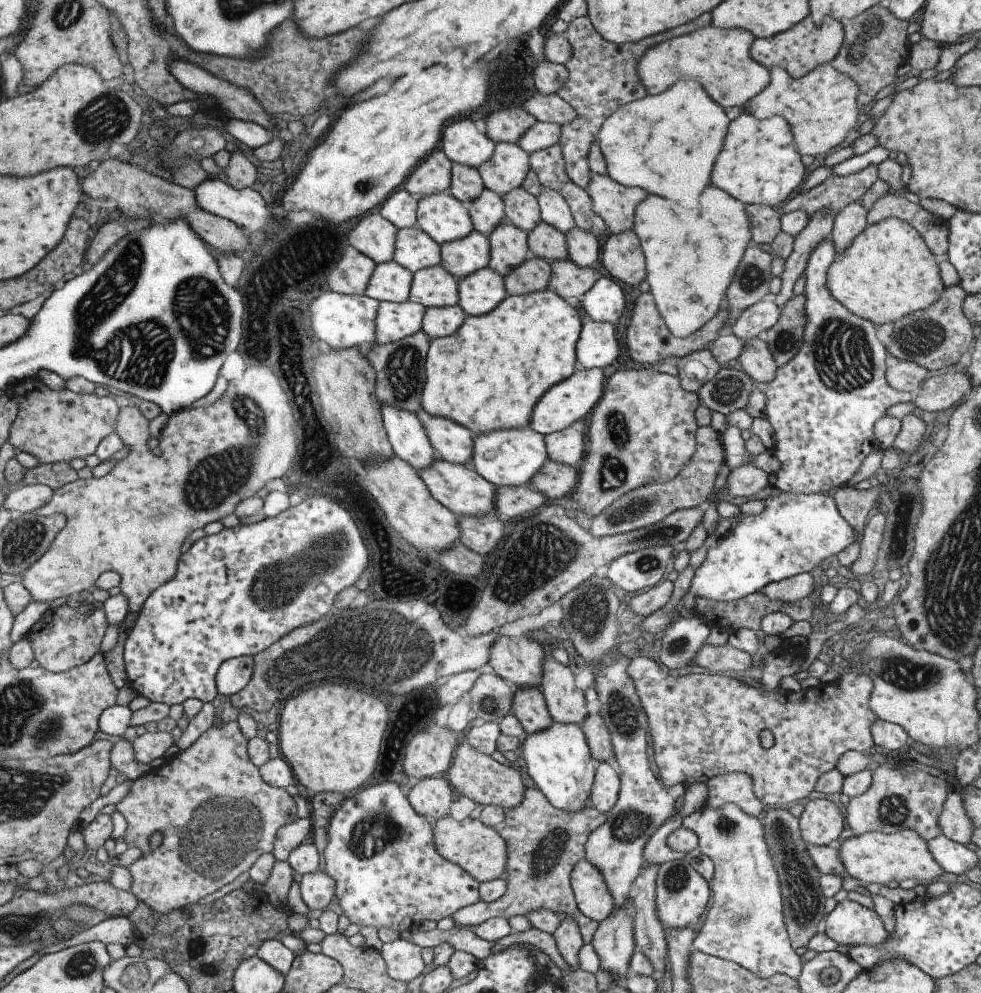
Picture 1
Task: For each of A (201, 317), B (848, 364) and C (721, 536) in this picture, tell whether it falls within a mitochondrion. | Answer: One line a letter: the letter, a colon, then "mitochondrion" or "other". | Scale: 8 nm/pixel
A: mitochondrion
B: mitochondrion
C: other

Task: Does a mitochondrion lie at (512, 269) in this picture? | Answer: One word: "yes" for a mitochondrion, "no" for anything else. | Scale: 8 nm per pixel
no

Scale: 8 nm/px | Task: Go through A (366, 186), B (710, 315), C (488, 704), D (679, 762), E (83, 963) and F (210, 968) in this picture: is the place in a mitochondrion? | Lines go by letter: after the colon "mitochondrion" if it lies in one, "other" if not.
A: mitochondrion
B: other
C: mitochondrion
D: other
E: mitochondrion
F: mitochondrion

